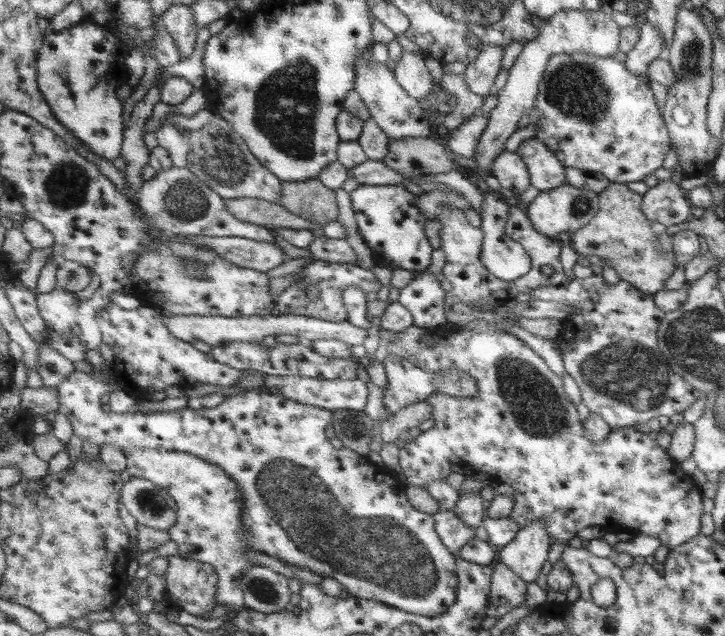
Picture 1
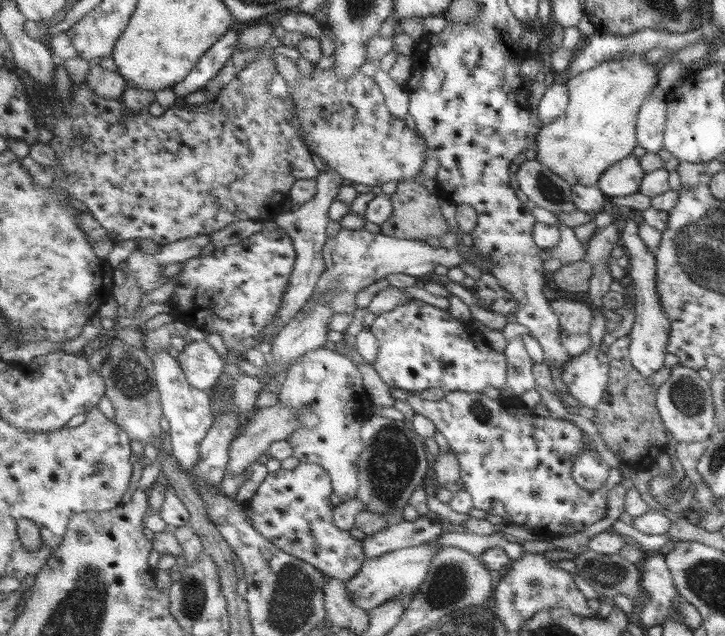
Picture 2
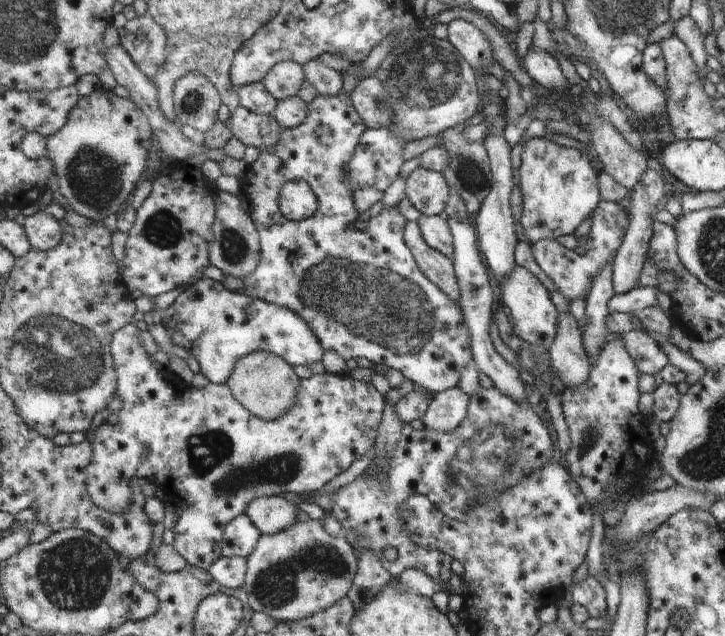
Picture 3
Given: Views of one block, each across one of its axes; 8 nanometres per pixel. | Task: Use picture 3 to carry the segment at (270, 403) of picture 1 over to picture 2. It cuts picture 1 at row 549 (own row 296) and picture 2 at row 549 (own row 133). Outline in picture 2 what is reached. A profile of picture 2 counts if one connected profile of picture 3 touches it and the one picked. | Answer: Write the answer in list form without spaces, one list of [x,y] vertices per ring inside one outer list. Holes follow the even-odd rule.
[[[301,461],[293,470],[269,473],[246,504],[255,529],[265,538],[281,550],[309,562],[325,575],[347,583],[363,568],[367,555],[361,539],[354,538],[333,522],[336,509],[331,502],[333,493],[328,471],[319,463]]]

